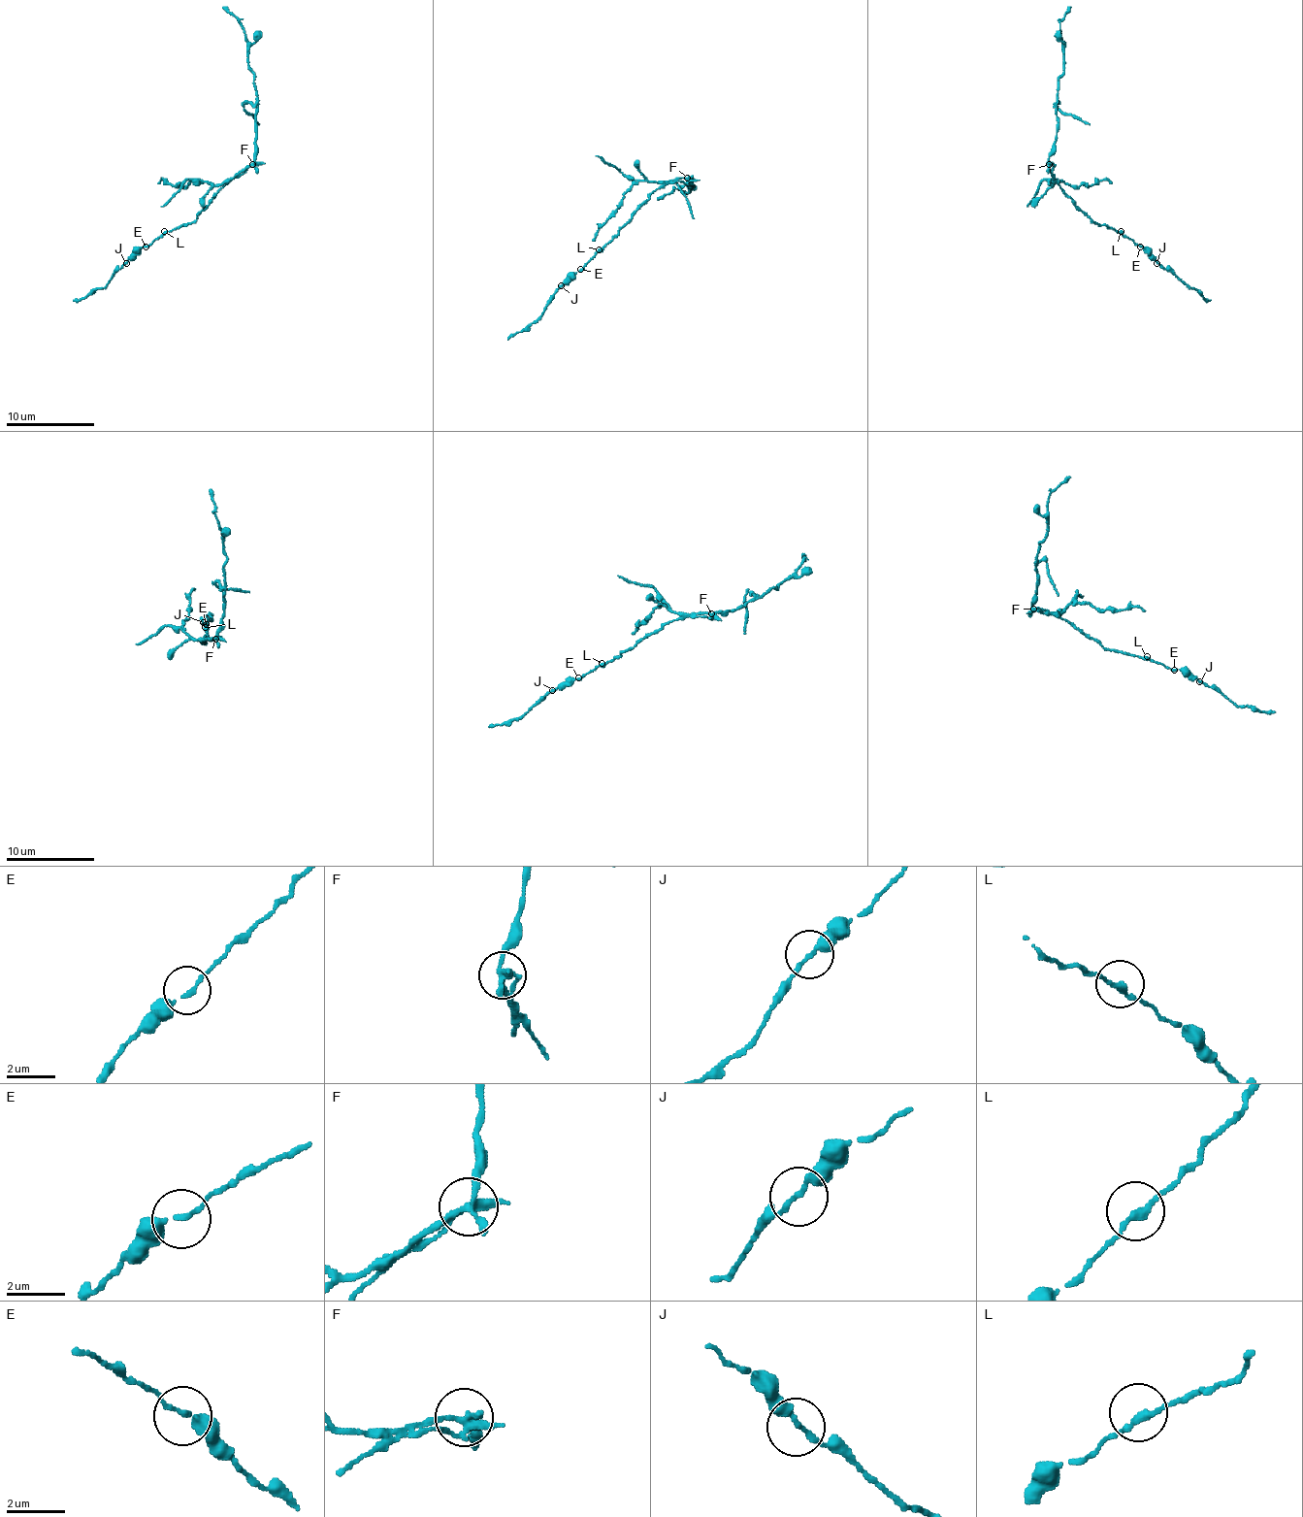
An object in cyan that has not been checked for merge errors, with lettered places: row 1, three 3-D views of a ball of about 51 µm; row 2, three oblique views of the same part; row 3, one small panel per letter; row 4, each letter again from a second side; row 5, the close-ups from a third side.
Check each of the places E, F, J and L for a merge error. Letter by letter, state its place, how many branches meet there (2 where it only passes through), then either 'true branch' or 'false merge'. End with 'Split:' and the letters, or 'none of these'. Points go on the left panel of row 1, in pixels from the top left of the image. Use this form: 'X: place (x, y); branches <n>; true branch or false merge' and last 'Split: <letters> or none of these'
E: place (146, 247); branches 2; true branch
F: place (252, 164); branches 3; false merge
J: place (126, 263); branches 2; true branch
L: place (164, 231); branches 2; true branch
Split: F

